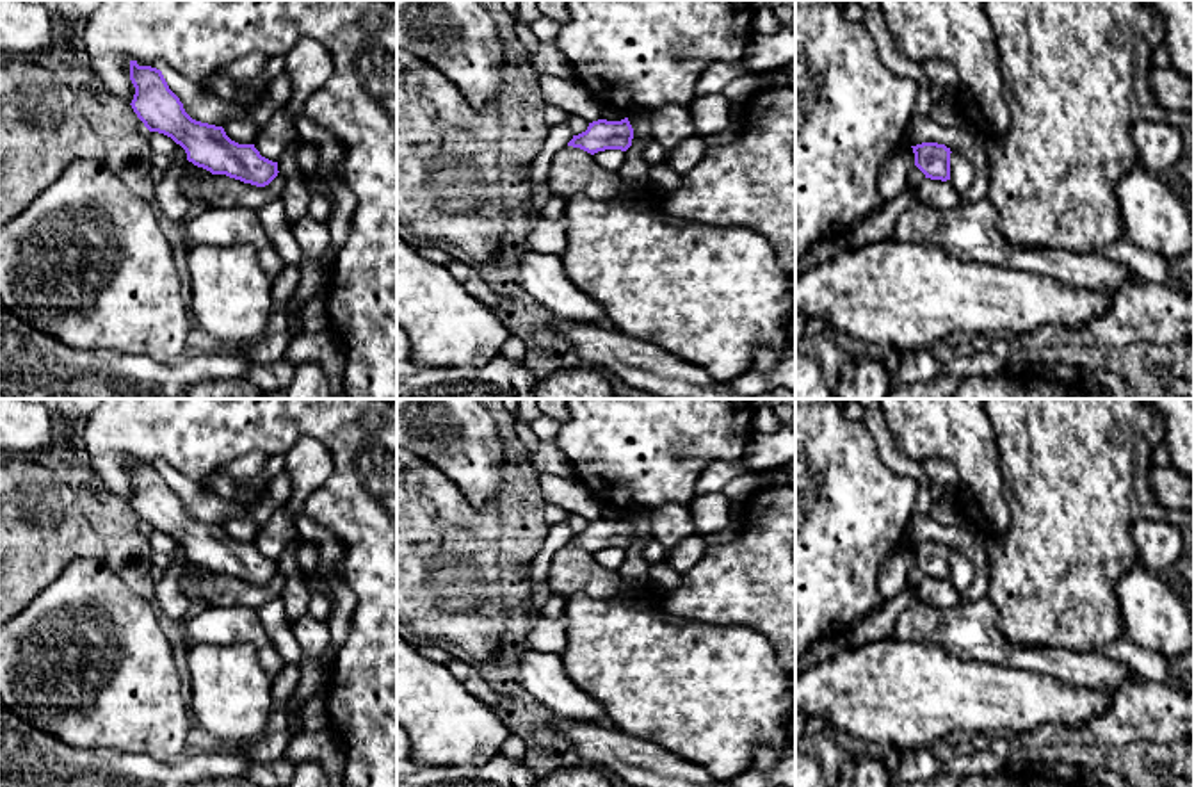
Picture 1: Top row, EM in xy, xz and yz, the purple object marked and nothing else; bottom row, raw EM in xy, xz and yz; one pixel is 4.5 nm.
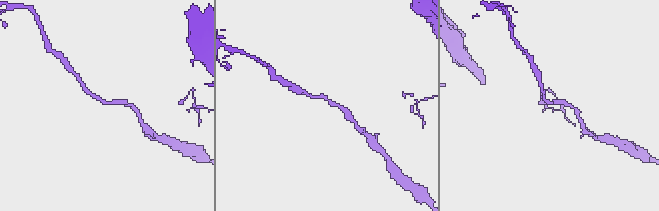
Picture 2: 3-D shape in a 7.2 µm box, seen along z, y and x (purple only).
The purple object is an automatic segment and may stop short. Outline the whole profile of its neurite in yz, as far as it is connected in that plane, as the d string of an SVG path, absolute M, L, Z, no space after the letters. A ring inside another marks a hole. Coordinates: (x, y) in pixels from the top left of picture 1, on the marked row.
M922 142L911 146L915 166L931 180L950 180L950 148L938 142Z

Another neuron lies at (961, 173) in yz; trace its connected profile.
M957 151L950 153L950 183L959 198L964 196L972 185L973 169L970 162Z

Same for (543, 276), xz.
M518 244L512 255L520 269L520 285L536 299L537 310L561 320L609 324L603 308L566 276L559 256L532 251L523 244Z

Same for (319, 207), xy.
M313 194L308 205L308 217L313 217L317 221L326 221L331 212L331 203L327 198L320 194Z

